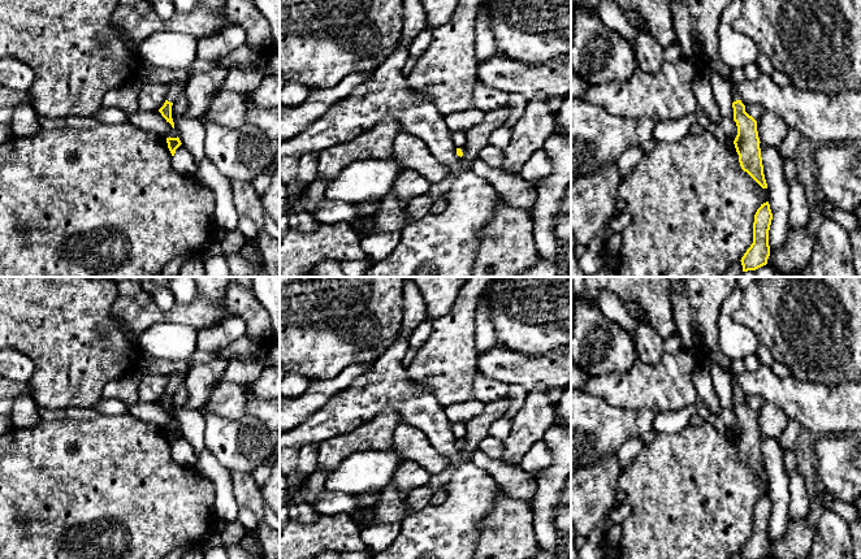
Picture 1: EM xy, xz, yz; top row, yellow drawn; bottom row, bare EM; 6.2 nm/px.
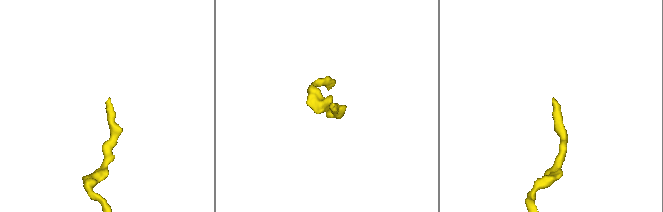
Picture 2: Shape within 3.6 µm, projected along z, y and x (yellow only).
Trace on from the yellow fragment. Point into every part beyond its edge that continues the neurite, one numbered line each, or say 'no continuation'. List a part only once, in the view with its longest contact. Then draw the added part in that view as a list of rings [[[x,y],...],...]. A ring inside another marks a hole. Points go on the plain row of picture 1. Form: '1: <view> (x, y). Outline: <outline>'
1: xy (176, 380). Outline: [[[179,373],[169,374],[169,382],[166,386],[166,391],[174,394],[174,391],[183,384],[185,377]]]

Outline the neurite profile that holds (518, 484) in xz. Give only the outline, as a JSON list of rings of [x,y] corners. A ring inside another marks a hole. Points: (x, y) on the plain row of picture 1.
[[[472,451],[471,462],[492,476],[506,495],[519,500],[532,500],[536,480],[524,471],[523,465],[509,465],[502,460],[493,460],[483,451]]]

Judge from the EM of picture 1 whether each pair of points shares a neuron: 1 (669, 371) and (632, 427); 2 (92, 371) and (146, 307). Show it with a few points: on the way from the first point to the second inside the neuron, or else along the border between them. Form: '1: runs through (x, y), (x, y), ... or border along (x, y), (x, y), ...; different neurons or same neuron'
1: border along (614, 404), (622, 408), (650, 408), (654, 412); different neurons
2: border along (112, 306), (109, 321), (124, 336); different neurons

